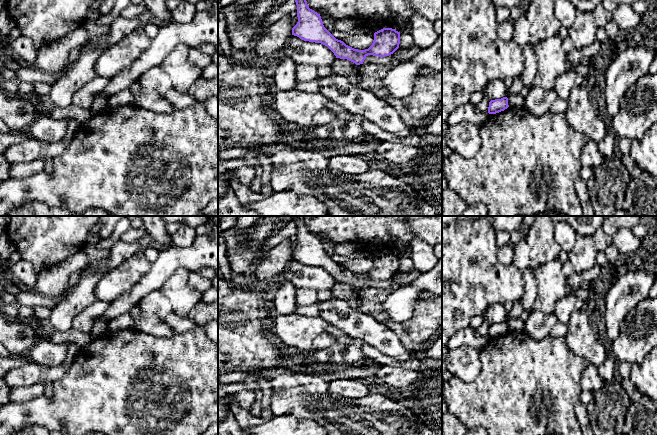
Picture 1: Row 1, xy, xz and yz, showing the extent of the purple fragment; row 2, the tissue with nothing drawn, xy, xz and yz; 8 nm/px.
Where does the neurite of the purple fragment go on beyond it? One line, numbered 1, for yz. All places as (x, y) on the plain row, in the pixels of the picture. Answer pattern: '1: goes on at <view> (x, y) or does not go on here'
1: does not go on here

